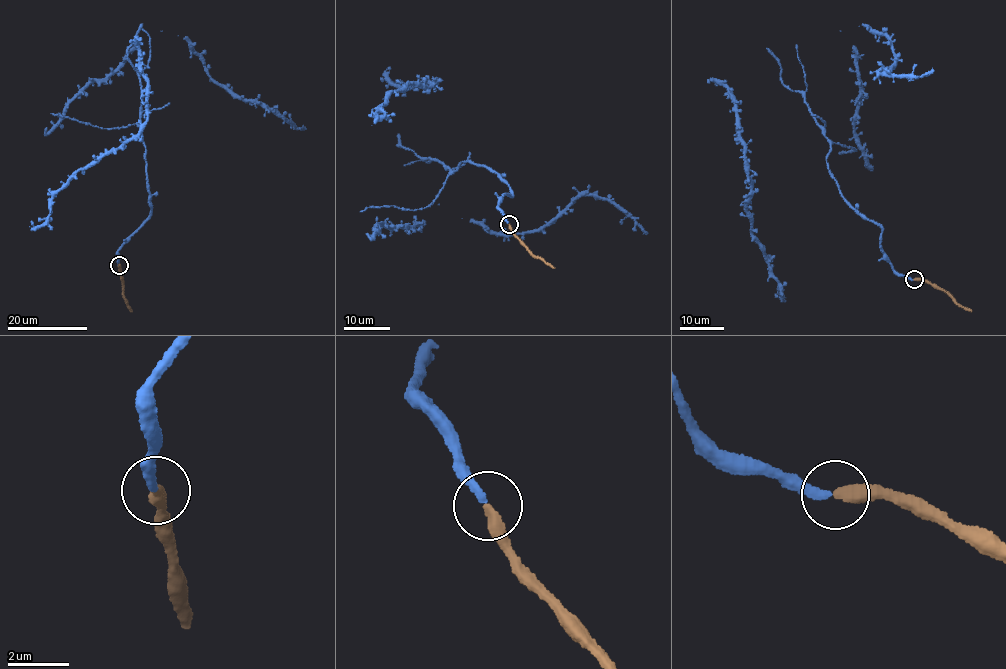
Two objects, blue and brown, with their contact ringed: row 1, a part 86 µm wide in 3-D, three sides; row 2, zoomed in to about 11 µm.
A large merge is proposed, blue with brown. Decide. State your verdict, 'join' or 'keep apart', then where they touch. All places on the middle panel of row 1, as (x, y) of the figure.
join; at (509, 224)

